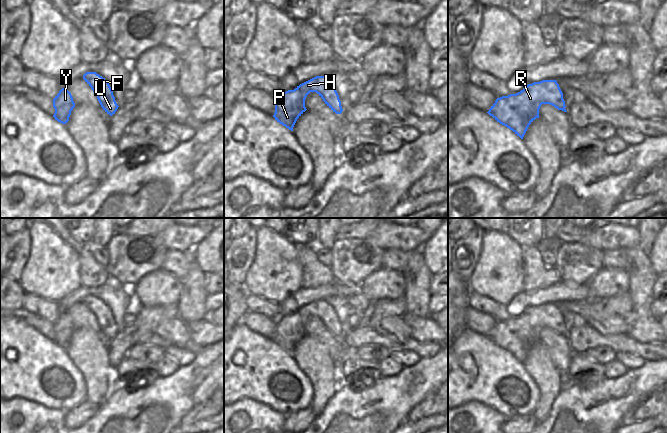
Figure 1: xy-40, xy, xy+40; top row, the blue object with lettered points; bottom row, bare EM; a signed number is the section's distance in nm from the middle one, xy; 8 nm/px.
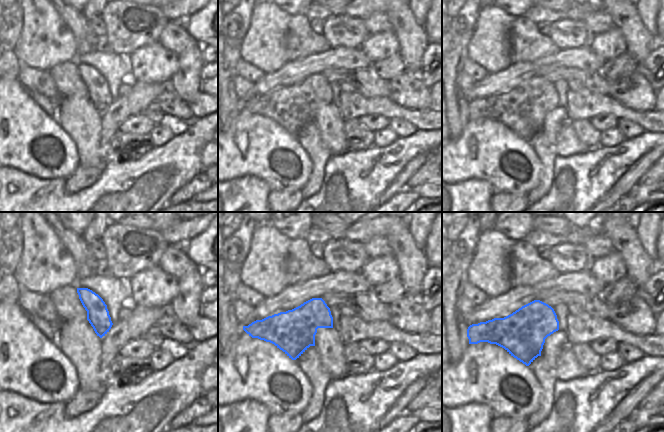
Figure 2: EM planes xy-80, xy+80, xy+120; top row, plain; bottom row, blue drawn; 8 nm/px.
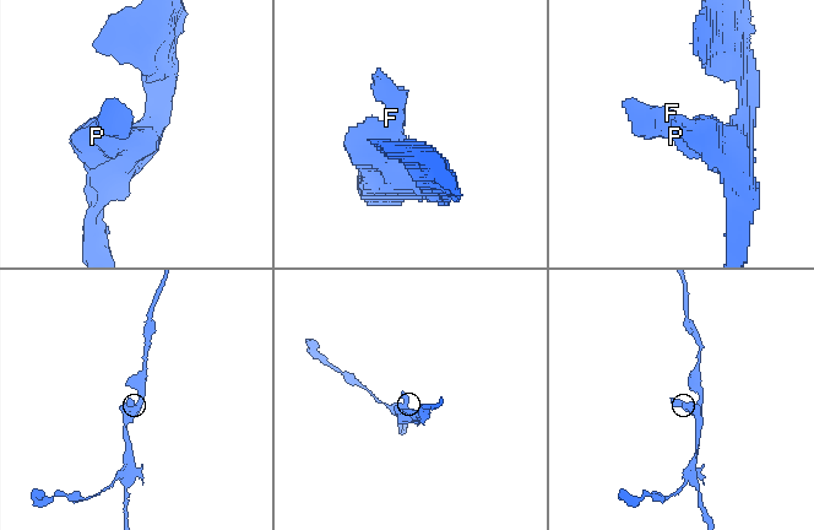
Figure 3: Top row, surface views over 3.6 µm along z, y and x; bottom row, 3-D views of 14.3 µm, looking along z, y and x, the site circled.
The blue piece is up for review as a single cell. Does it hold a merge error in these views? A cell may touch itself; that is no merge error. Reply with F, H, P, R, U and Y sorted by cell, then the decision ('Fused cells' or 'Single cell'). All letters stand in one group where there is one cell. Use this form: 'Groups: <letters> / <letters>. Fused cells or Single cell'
Groups: F H P R U Y. Single cell

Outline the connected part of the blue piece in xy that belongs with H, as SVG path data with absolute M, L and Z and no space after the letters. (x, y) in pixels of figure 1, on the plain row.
M316 300L294 314L279 316L275 320L275 344L293 355L297 343L307 334L305 323L310 316L316 316L336 338L342 337L341 325L333 307L325 300Z

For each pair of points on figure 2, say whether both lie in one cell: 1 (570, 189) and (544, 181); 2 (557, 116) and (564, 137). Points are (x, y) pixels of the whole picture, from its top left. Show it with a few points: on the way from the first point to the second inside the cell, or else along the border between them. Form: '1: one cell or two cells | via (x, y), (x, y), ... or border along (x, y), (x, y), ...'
1: two cells | border along (554, 160), (551, 186), (537, 201)
2: one cell | via (557, 121), (559, 132)

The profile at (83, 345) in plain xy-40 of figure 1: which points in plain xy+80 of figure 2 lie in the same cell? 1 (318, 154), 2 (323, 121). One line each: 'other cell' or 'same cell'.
1: same cell
2: other cell

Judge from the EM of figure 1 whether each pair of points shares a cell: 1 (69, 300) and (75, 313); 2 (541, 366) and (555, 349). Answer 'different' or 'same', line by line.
1: different
2: different

